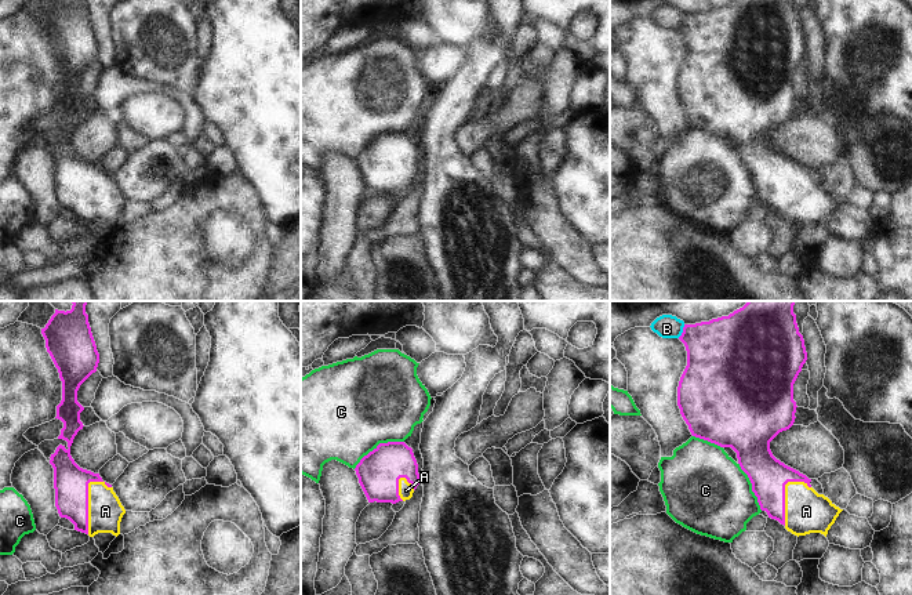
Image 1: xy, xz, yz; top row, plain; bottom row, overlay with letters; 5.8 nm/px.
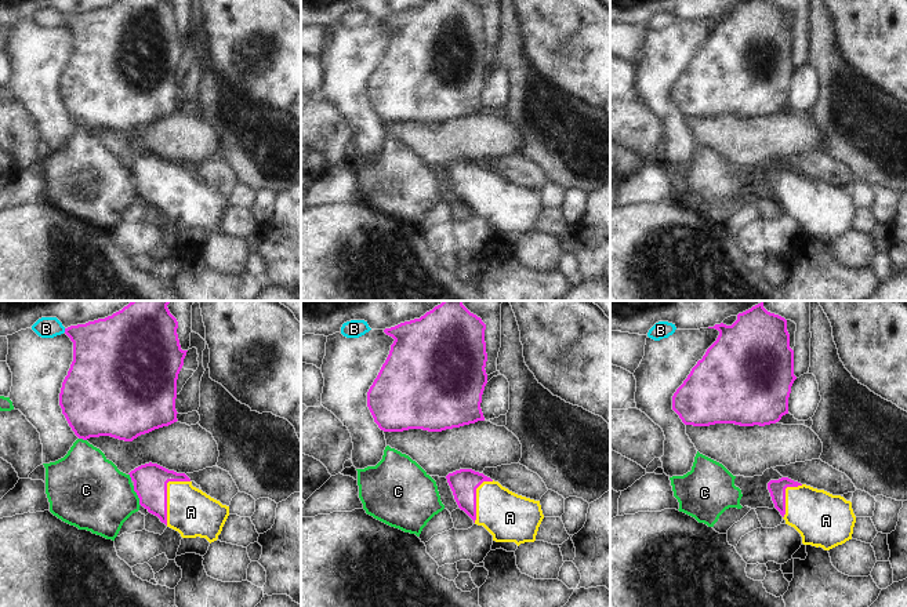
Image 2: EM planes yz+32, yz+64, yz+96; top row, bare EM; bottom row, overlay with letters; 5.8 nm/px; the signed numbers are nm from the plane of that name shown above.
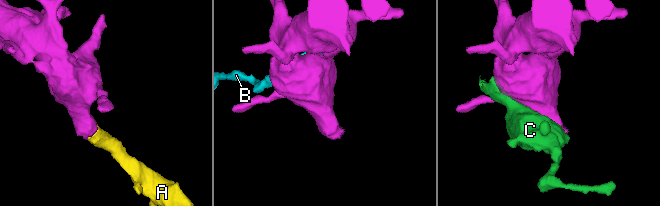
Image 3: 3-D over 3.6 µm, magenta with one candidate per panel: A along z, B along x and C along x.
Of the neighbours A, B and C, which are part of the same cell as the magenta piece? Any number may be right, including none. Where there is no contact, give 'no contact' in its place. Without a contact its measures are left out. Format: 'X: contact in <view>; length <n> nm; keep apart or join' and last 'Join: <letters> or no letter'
A: contact in xy; length 320 nm; join
B: contact in yz; length 90 nm; keep apart
C: contact in xz; length 340 nm; keep apart
Join: A

